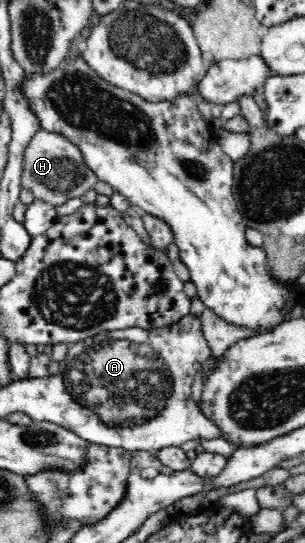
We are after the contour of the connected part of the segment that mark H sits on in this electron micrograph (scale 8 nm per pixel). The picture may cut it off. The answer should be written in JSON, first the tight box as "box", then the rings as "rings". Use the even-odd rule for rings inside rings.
{"box":[19,128,98,208],"rings":[[[38,128],[37,132],[33,132],[19,155],[21,186],[23,190],[29,190],[33,194],[33,203],[43,203],[56,208],[71,198],[81,198],[85,193],[93,191],[93,186],[98,182],[77,147],[65,137],[45,129]]]}

